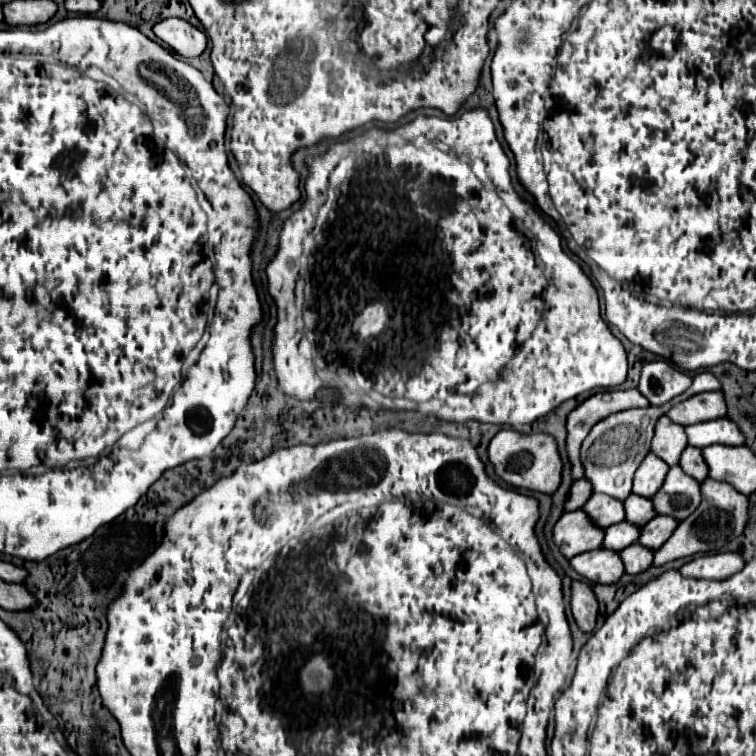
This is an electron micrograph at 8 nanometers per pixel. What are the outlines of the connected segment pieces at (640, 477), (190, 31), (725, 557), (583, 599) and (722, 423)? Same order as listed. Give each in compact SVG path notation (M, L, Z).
M650 452L644 458L644 462L640 464L640 468L636 470L632 492L638 496L644 496L644 498L652 498L662 488L668 470L670 470L668 464Z
M168 18L154 26L154 34L184 58L200 56L206 50L208 38L202 30L180 18Z
M722 552L712 556L698 556L692 562L684 564L680 572L688 578L708 578L708 580L724 580L744 568L744 558L740 552Z
M576 580L572 584L572 614L576 618L576 624L582 632L592 632L598 618L598 600L594 596L594 590L590 584Z
M716 418L704 424L686 426L686 434L688 434L688 444L698 448L706 448L712 444L728 444L728 446L744 444L744 434L728 418L720 418L720 420Z

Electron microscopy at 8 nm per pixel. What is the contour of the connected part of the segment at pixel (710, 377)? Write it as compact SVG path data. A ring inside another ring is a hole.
M702 372L694 378L694 382L686 390L686 394L694 396L694 394L700 394L700 392L710 392L710 390L720 390L720 380L712 372Z

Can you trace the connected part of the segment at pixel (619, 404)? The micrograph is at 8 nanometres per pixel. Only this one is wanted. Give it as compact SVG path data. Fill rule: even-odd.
M630 388L630 390L598 392L588 400L584 400L576 410L572 410L566 424L568 428L566 448L568 458L572 462L572 476L574 478L584 476L584 466L580 462L580 446L596 422L608 418L614 412L622 412L628 408L646 408L646 406L650 406L650 402L636 388Z

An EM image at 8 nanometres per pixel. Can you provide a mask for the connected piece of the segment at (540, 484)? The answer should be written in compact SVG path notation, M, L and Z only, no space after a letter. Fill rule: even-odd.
M500 430L488 446L488 456L496 474L516 488L552 494L562 482L564 464L558 454L558 444L550 434L520 434L514 430Z

